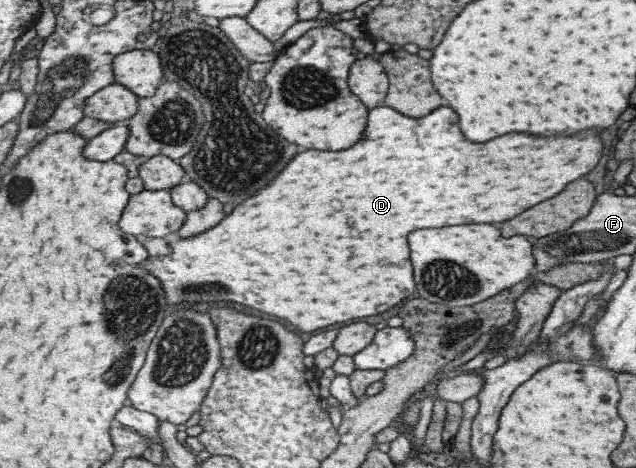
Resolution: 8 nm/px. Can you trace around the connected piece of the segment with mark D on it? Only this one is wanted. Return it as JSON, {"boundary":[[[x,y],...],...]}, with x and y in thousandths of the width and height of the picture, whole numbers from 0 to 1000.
{"boundary":[[[596,226],[580,235],[577,244],[577,274],[571,278],[571,291],[561,308],[555,308],[549,321],[536,325],[495,325],[480,321],[464,329],[454,350],[426,385],[417,402],[410,402],[395,427],[382,427],[366,444],[360,462],[354,462],[341,483],[329,487],[325,496],[316,496],[303,509],[283,506],[277,517],[266,521],[267,538],[263,547],[233,547],[223,560],[223,575],[250,596],[263,650],[285,650],[285,645],[373,645],[401,662],[410,662],[417,671],[429,671],[436,679],[448,679],[454,692],[467,697],[476,712],[489,705],[502,705],[530,688],[586,675],[596,667],[612,662],[618,650],[640,637],[653,607],[646,598],[646,564],[643,564],[643,534],[640,534],[640,500],[656,487],[697,487],[697,483],[715,483],[715,479],[769,479],[769,474],[794,474],[816,453],[841,440],[844,432],[854,432],[860,423],[869,423],[876,410],[885,406],[888,393],[898,385],[907,385],[910,376],[923,372],[945,333],[945,299],[939,282],[910,282],[910,291],[866,291],[866,295],[847,295],[847,291],[825,291],[822,282],[807,282],[803,291],[781,291],[775,299],[766,299],[759,308],[741,308],[728,295],[728,286],[719,274],[719,248],[709,239],[709,231],[693,226],[684,231],[675,248],[662,252],[640,252],[621,239],[618,231]]]}

